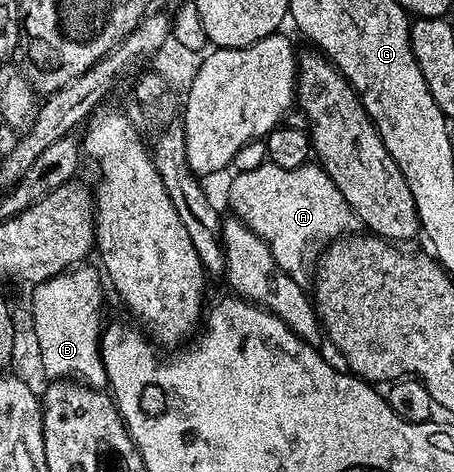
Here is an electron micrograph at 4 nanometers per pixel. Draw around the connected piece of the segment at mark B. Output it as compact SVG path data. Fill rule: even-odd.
M78 265L67 271L60 271L55 277L44 279L36 284L33 291L33 335L37 338L37 347L41 350L41 367L50 376L50 380L72 379L87 387L108 388L109 378L101 356L101 302L105 295L101 292L103 275L96 266Z

